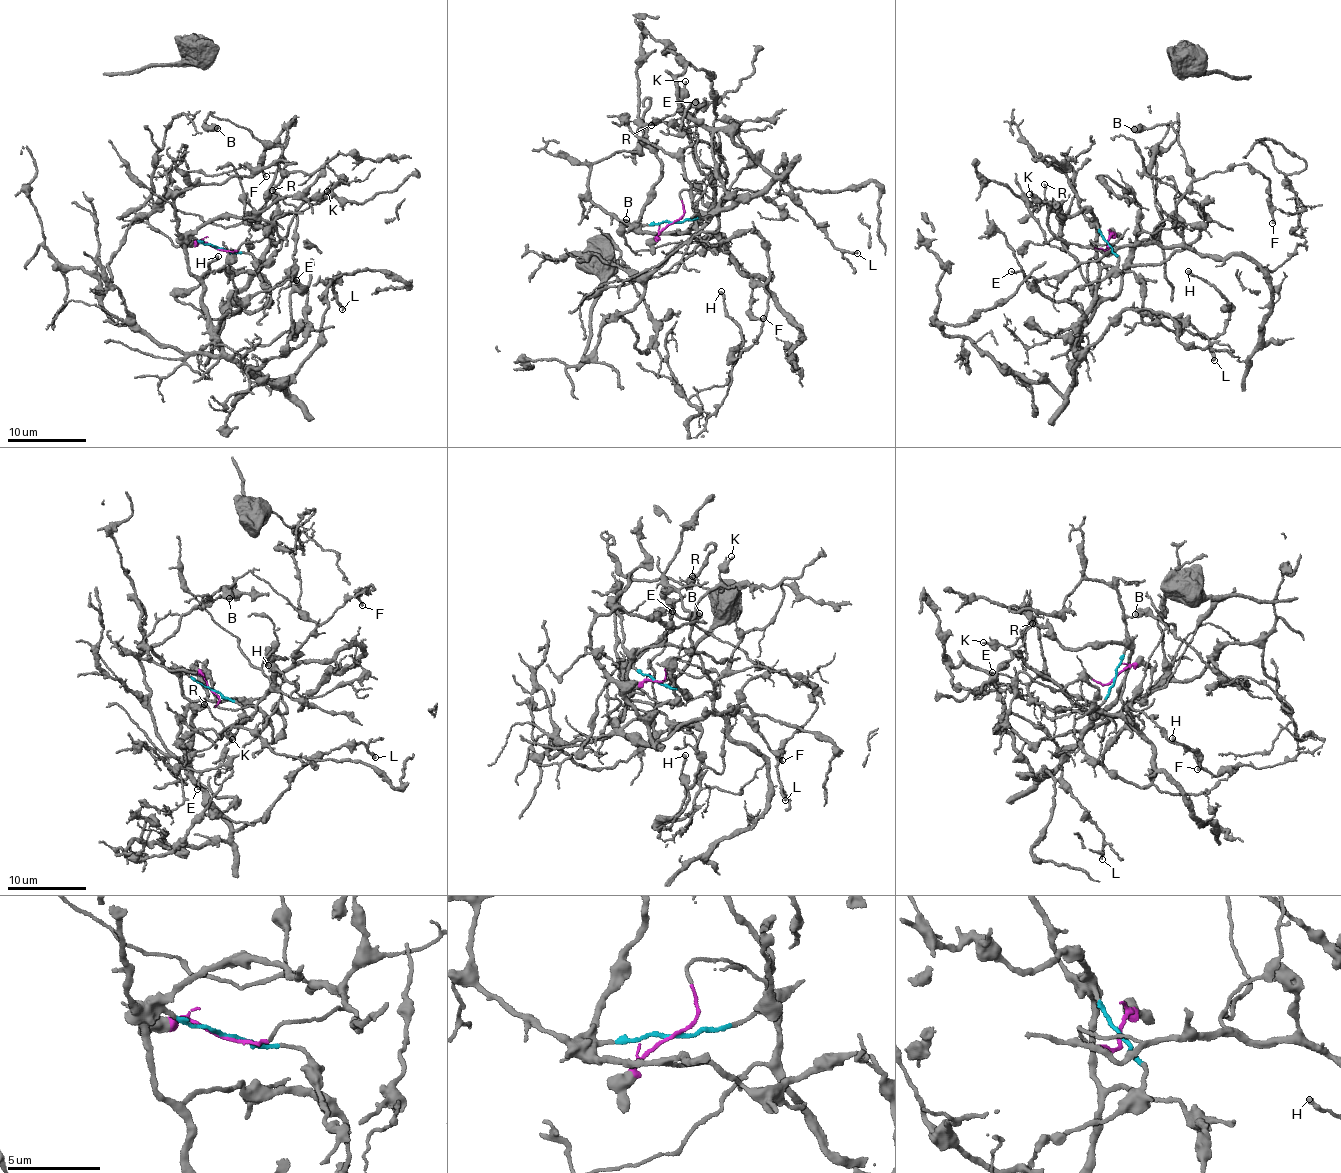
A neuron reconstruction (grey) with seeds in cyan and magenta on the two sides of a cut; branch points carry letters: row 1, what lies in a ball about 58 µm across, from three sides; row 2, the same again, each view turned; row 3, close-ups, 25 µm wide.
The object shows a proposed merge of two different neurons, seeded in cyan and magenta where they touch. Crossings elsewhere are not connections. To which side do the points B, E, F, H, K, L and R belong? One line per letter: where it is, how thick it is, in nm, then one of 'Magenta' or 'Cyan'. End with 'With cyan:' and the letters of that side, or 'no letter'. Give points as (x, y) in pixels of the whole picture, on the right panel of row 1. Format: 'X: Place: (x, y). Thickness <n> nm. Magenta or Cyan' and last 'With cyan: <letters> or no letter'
B: Place: (1134, 129). Thickness 650 nm. Magenta
E: Place: (1011, 271). Thickness 150 nm. Cyan
F: Place: (1272, 223). Thickness 220 nm. Magenta
H: Place: (1188, 271). Thickness 260 nm. Cyan
K: Place: (1029, 194). Thickness 170 nm. Magenta
L: Place: (1214, 360). Thickness 240 nm. Cyan
R: Place: (1044, 184). Thickness 150 nm. Magenta
With cyan: E, H, L

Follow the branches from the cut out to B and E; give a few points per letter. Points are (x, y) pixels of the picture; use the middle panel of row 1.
B: (674, 221), (683, 213), (681, 191), (702, 191), (730, 255), (717, 233), (633, 251), (626, 219)
E: (674, 221), (640, 229), (684, 234), (695, 221), (690, 181), (681, 162), (697, 136), (695, 102)

